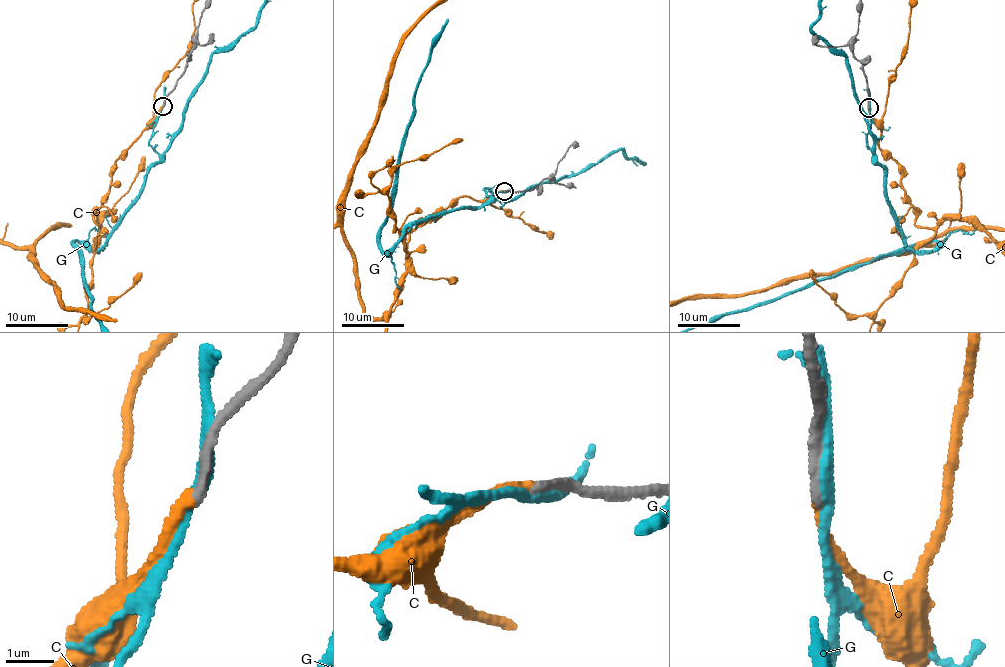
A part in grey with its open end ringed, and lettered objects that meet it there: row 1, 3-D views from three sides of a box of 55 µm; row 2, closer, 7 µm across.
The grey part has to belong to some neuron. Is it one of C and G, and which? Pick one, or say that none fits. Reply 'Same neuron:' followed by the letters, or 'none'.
Same neuron: C

